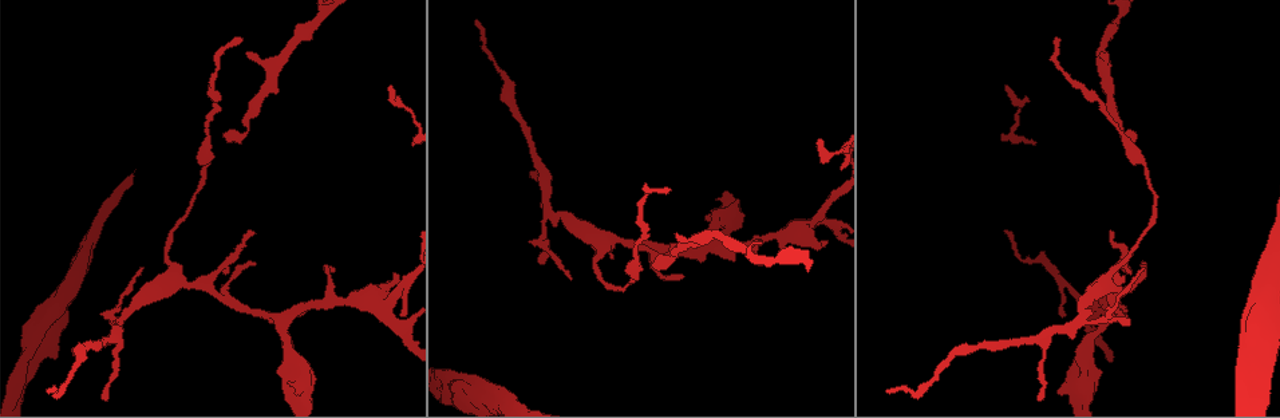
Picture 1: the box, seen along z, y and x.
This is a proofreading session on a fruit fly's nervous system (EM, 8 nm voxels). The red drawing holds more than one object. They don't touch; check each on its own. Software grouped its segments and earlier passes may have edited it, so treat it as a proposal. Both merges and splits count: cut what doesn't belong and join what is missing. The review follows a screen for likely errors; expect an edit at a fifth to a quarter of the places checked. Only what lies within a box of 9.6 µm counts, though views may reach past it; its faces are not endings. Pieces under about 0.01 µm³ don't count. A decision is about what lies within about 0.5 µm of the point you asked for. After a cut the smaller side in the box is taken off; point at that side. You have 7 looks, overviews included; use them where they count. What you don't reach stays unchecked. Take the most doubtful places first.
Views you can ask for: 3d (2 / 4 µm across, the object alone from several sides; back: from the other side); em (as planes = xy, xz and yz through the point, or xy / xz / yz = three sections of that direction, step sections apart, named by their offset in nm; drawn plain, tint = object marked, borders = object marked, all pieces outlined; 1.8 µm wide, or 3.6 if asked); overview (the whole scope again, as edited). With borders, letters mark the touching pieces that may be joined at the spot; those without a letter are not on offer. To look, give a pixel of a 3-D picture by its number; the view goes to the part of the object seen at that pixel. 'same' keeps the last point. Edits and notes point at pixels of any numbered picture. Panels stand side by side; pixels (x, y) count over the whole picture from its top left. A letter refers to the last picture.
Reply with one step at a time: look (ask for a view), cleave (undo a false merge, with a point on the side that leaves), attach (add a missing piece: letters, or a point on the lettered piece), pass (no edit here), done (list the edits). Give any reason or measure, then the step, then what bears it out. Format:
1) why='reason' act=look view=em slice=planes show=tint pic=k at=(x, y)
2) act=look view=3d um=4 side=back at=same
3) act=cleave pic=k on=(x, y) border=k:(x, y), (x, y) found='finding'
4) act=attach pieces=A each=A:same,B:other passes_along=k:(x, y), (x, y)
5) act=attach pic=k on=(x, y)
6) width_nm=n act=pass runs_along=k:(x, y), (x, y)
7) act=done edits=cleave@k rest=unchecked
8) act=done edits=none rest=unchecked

why='branch point' act=look view=3d um=2 pic=1 at=(20, 387)

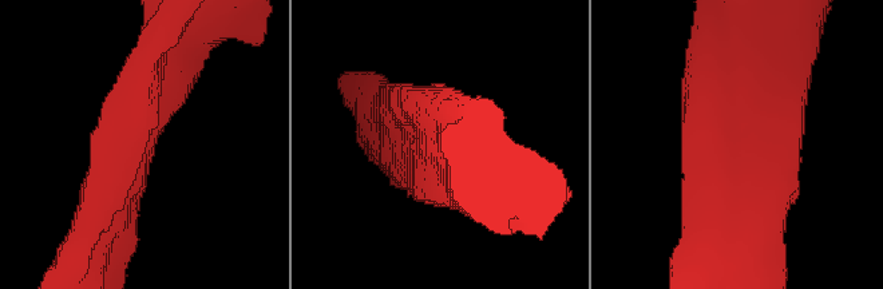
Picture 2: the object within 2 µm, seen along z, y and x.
why='need the tissue' act=look view=em slice=planes show=tint pic=2 at=(764, 134)

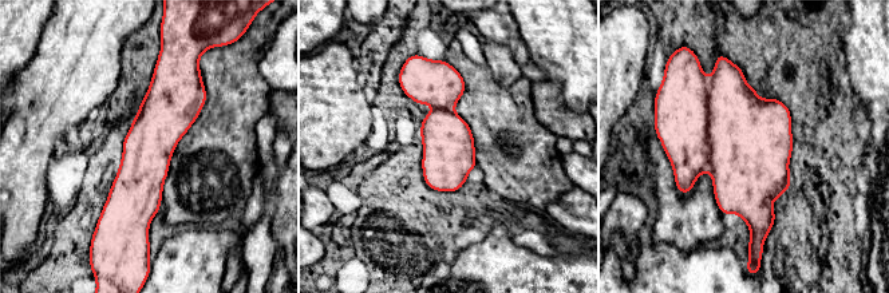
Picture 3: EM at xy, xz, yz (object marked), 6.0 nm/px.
why='see the neighbours' act=look view=em slice=planes show=borders at=same

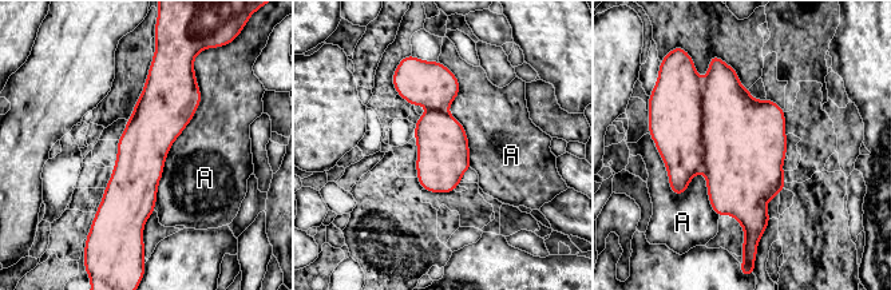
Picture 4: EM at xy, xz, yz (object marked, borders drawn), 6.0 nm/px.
width_nm=300 act=pass each=A:other border=4:(195, 72), (154, 210) found='all the same cell'

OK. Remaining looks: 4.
why='an open end' act=look view=em slice=yz step=4 show=tint pic=1 at=(678, 236)

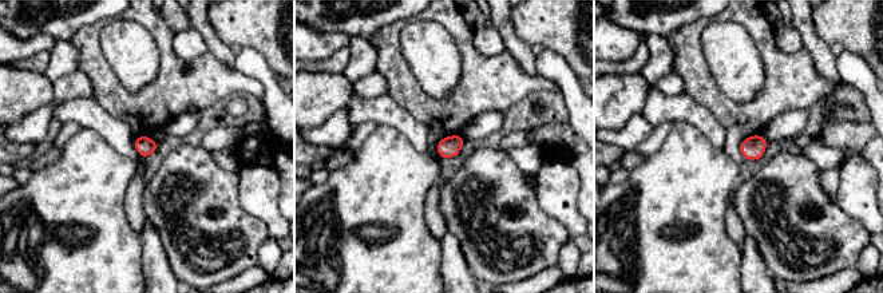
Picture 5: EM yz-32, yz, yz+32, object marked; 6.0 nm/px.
why='cut it another way' act=look view=em slice=xz step=8 show=borders at=same

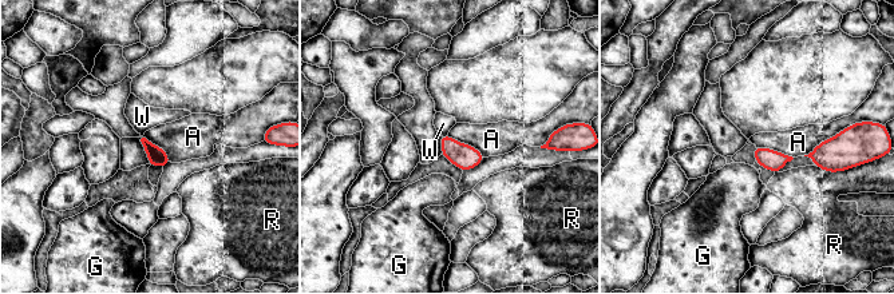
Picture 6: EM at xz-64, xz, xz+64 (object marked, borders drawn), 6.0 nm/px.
act=pass each=A:other,G:other,R:other,W:other border=6:(755, 144), (782, 151), (792, 158) found='no lettered piece goes on from it'

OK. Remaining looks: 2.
why='an open end' act=look view=3d um=4 pic=1 at=(1130, 320)

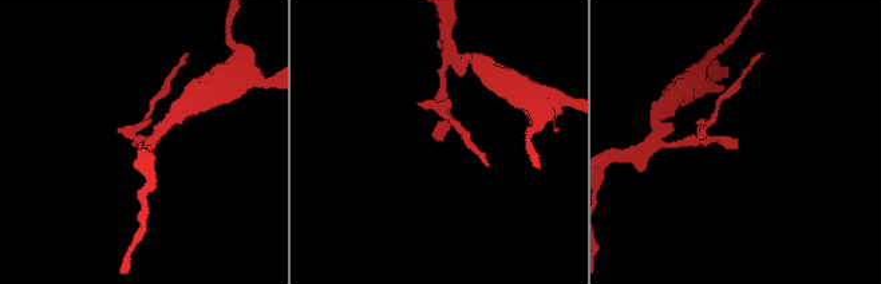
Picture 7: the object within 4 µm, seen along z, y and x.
why='need the tissue' act=look view=em slice=planes show=borders pic=7 at=(734, 144)

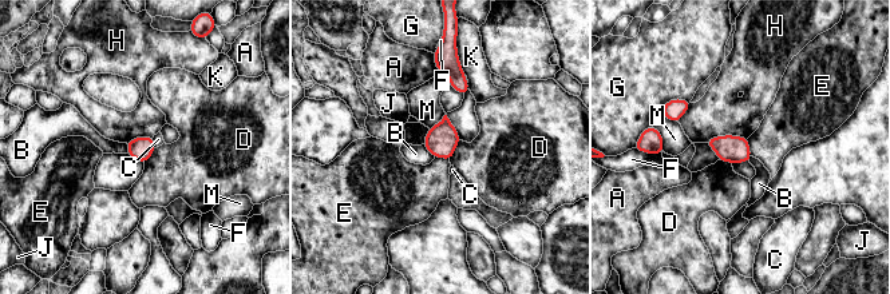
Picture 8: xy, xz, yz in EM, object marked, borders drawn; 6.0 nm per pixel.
act=pass each=A:other,B:other,C:other,D:other,E:other,F:other,G:other,H:other,J:other,K:other,M:other border=8:(747, 138), (752, 155) found='none of them fits'

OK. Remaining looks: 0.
act=done edits=none rest=unchecked

